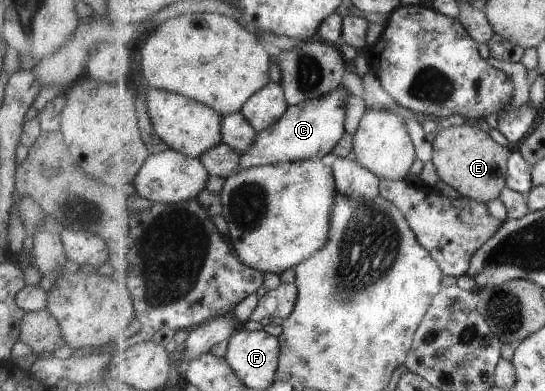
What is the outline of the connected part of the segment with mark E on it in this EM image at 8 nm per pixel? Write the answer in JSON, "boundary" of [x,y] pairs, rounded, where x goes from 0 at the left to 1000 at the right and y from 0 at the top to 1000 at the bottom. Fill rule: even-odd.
{"boundary":[[[868,312],[806,332],[796,355],[794,417],[813,465],[848,504],[886,519],[912,509],[928,483],[932,407],[938,386],[916,371],[897,340],[883,335]]]}

